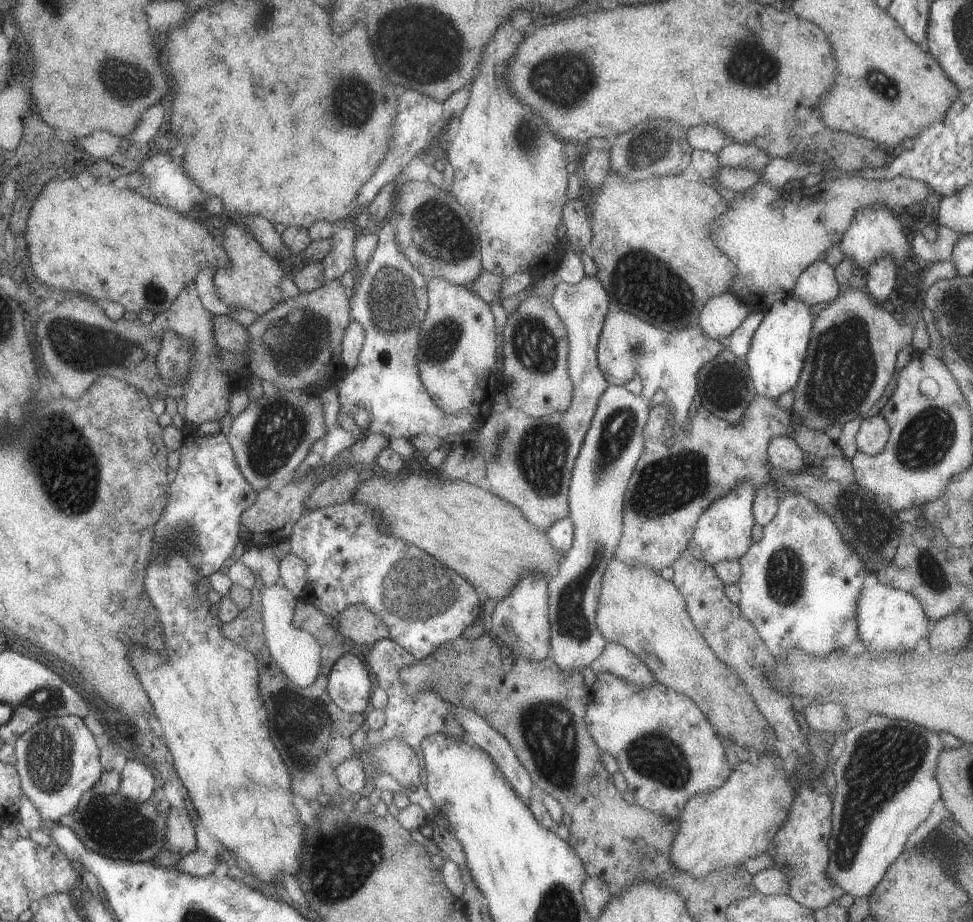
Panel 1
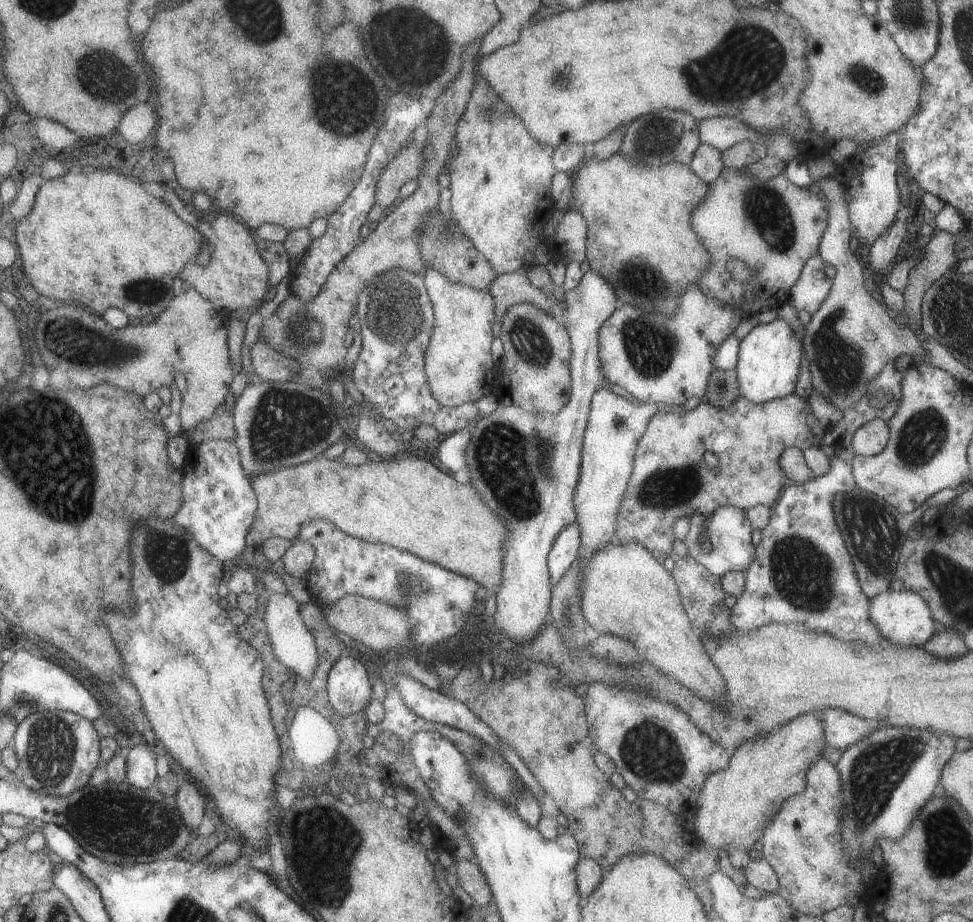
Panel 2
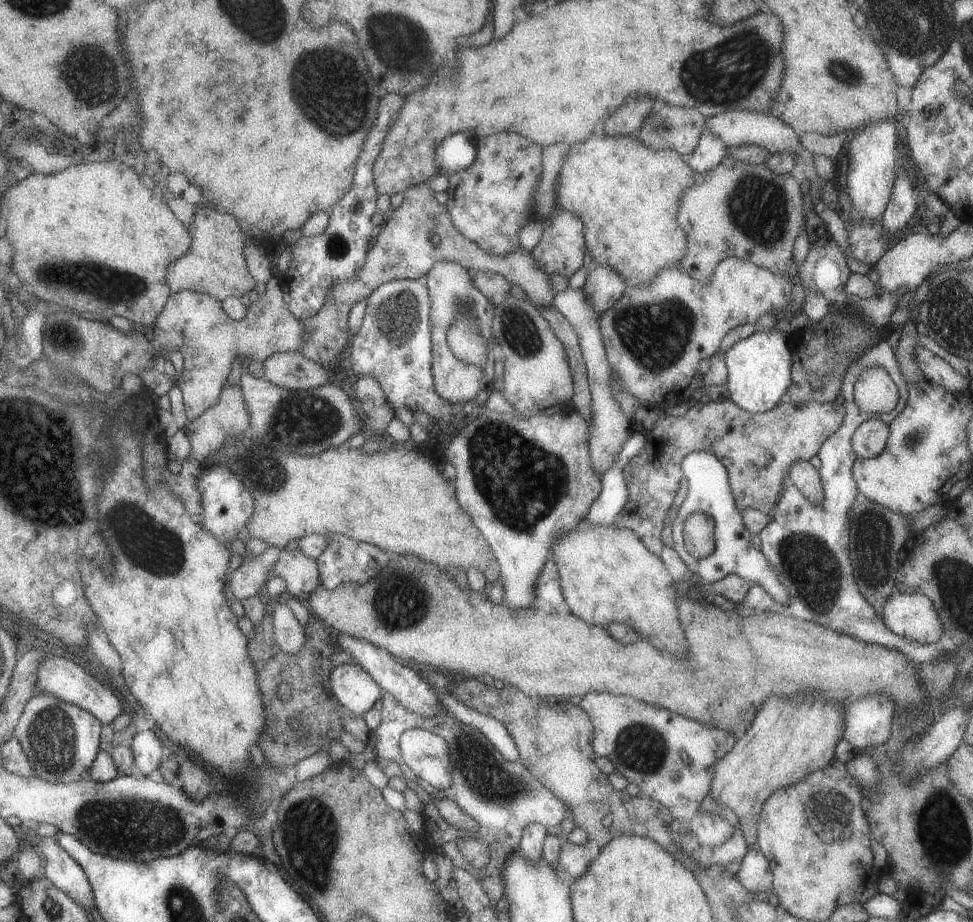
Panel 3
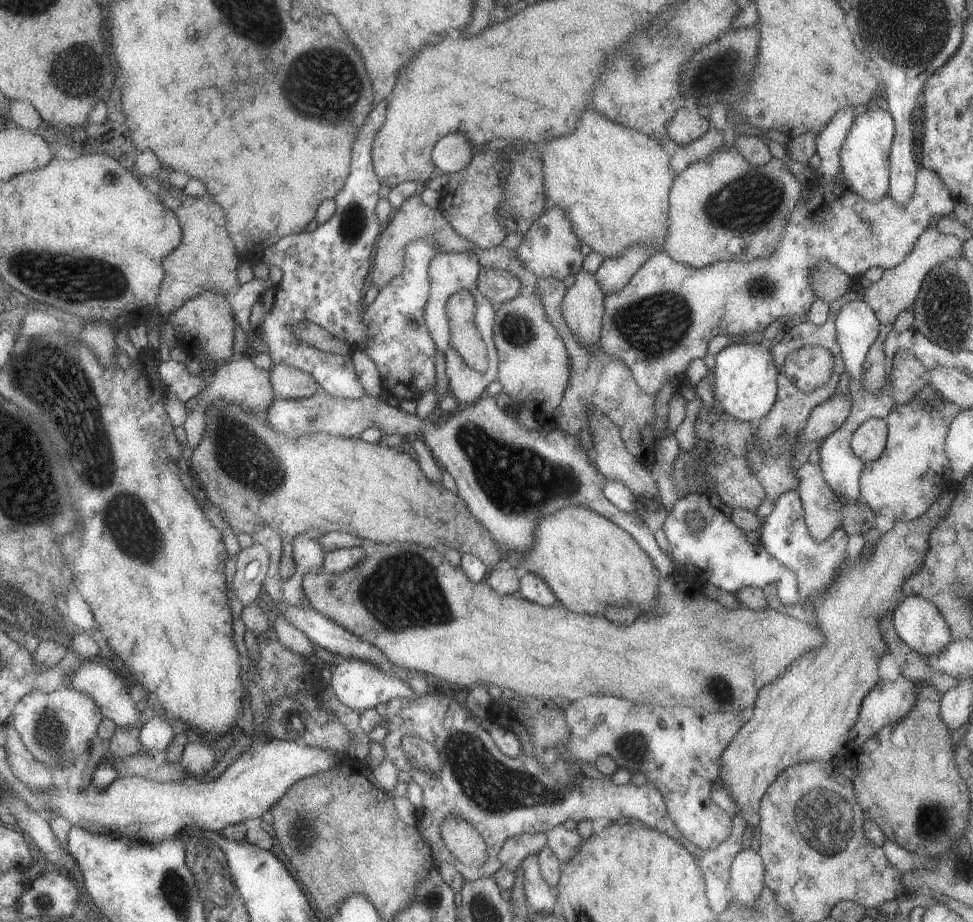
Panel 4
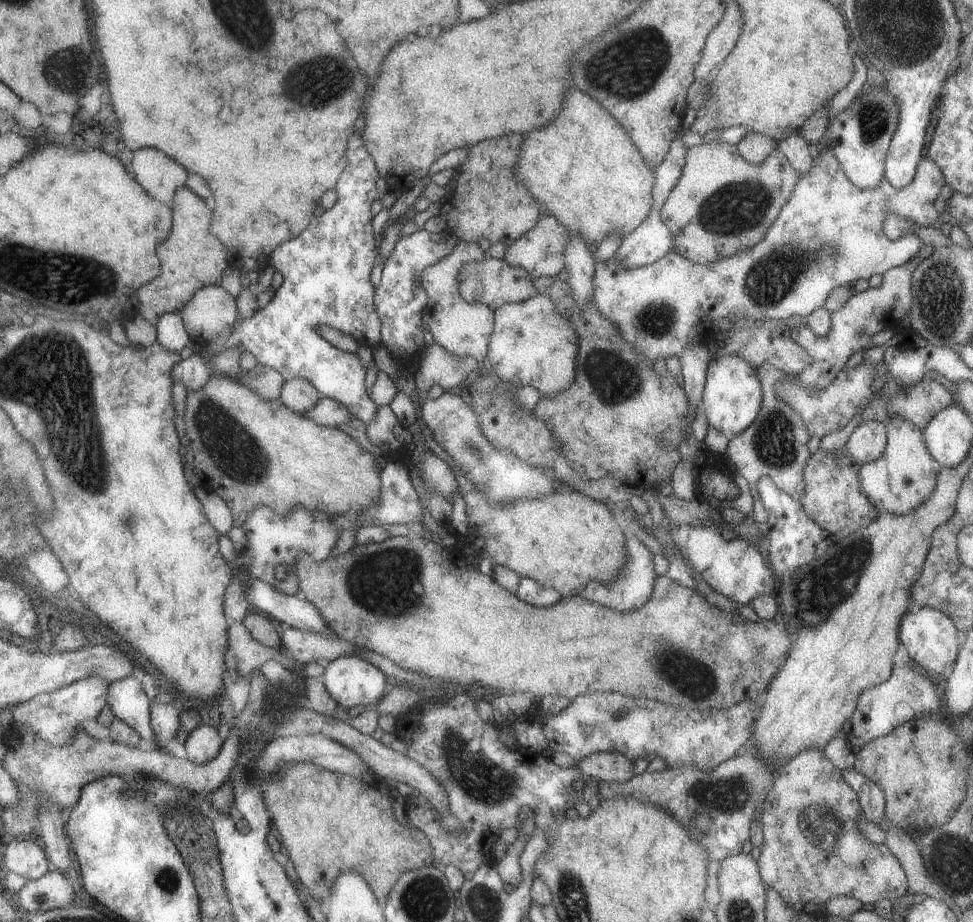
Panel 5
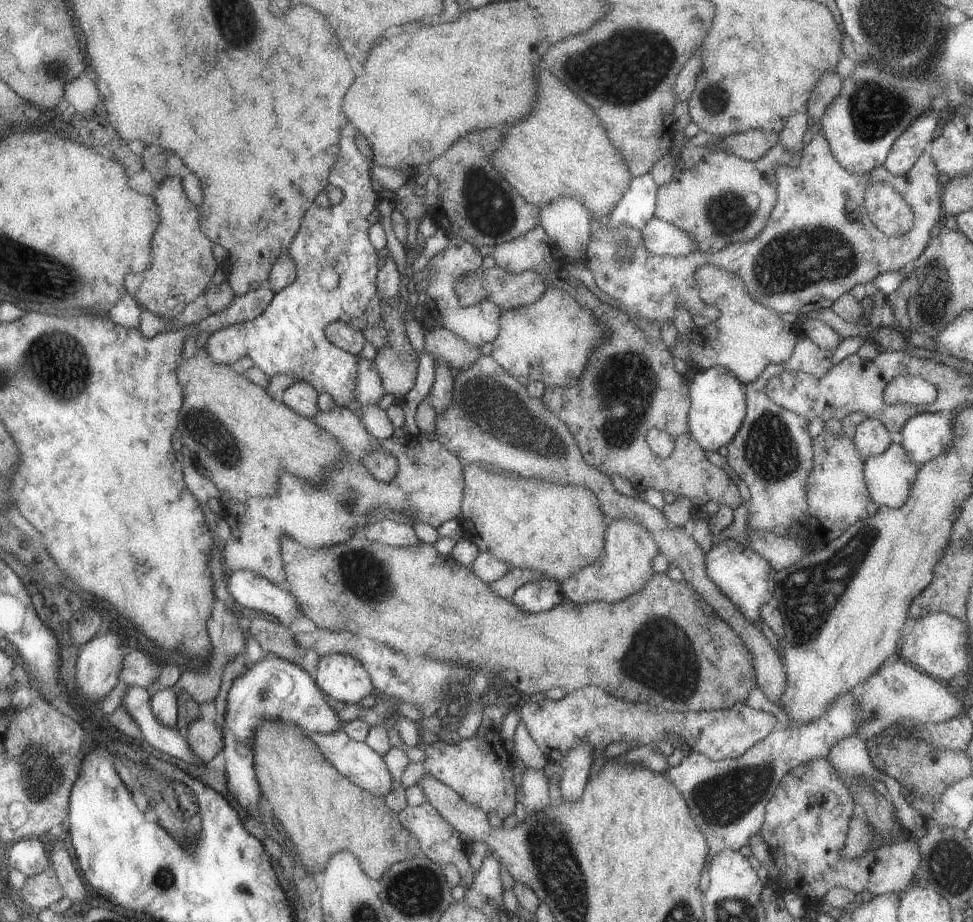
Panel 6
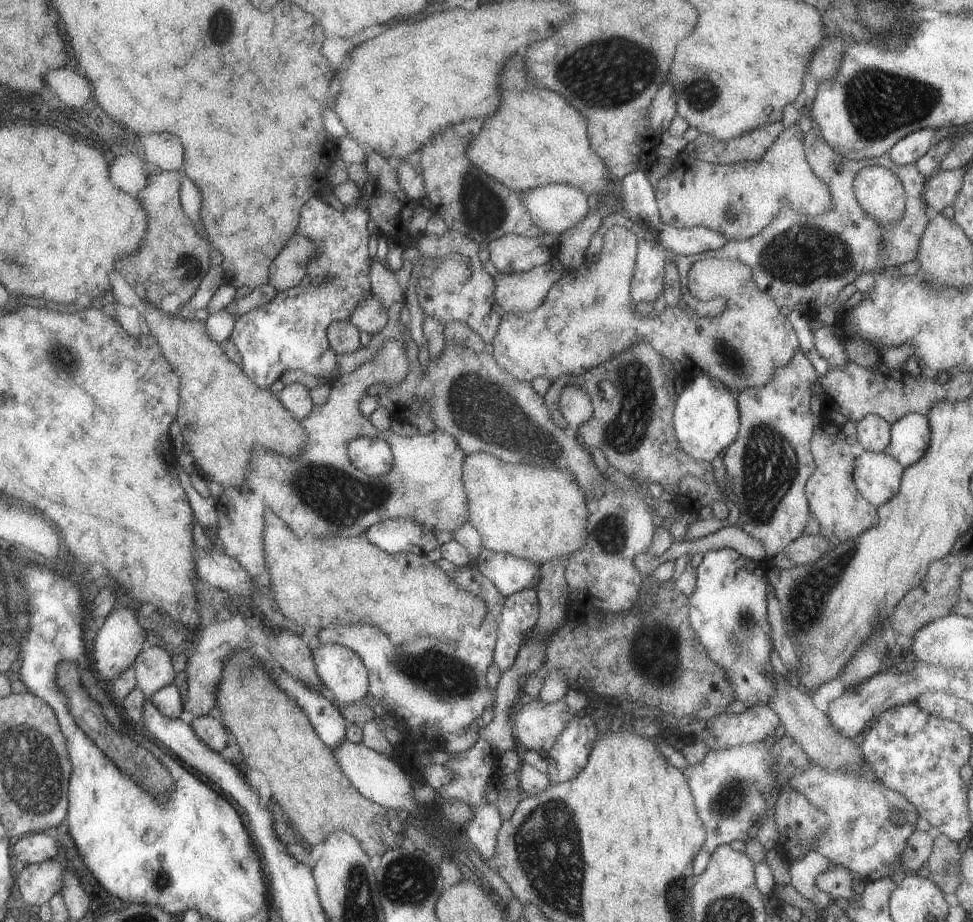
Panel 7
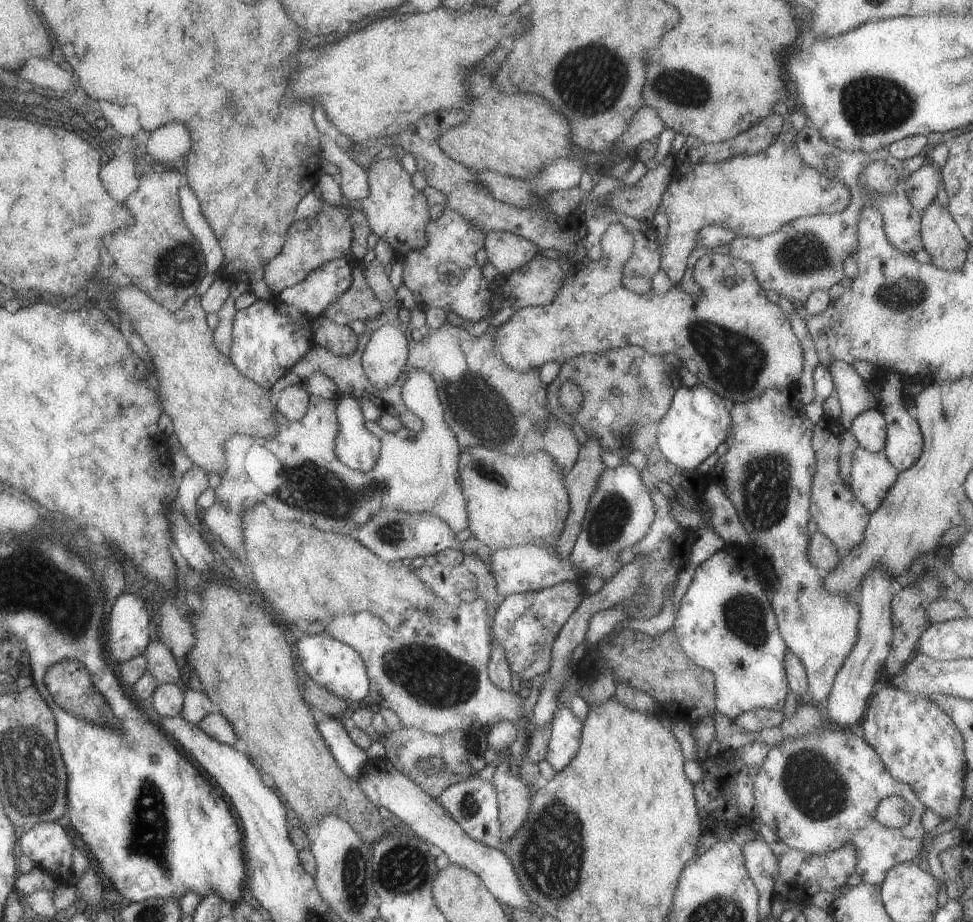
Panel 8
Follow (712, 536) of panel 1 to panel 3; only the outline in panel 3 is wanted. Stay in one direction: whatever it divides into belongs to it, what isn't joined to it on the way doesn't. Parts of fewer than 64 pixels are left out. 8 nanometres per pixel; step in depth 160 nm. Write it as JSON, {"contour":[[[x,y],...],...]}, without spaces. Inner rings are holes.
{"contour":[[[693,451],[686,454],[681,461],[682,476],[685,478],[684,494],[679,504],[672,510],[672,541],[673,550],[685,563],[691,574],[696,574],[702,582],[709,583],[721,580],[728,574],[748,580],[752,585],[759,585],[779,604],[786,605],[789,595],[780,584],[777,574],[768,563],[765,555],[749,541],[750,532],[744,527],[742,514],[736,509],[728,483],[726,468],[719,462],[716,455],[705,451]],[[691,513],[708,514],[714,520],[714,549],[702,559],[693,558],[684,547],[682,537],[684,520]]]}

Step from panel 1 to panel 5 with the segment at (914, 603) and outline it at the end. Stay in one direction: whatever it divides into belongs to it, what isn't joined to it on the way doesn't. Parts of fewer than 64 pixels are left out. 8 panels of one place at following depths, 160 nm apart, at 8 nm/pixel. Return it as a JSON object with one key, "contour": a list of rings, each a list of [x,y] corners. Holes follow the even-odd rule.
{"contour":[[[912,607],[904,612],[898,624],[898,642],[908,652],[909,658],[922,666],[926,671],[941,674],[943,667],[956,659],[957,644],[955,643],[957,629],[953,621],[940,610],[933,607]]]}

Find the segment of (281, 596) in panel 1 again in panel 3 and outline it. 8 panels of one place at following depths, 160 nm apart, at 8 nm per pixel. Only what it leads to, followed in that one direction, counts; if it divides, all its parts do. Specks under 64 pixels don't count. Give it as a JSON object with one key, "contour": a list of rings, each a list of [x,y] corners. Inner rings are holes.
{"contour":[[[283,598],[273,606],[270,615],[276,645],[288,655],[296,655],[307,642],[307,637],[299,621],[285,605]]]}

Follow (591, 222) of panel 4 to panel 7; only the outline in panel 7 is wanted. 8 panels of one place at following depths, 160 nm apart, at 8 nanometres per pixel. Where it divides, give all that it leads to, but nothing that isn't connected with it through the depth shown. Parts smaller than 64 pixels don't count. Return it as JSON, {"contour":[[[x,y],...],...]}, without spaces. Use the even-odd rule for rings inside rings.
{"contour":[[[513,56],[505,64],[499,84],[501,84],[501,106],[498,106],[490,117],[485,118],[482,129],[466,148],[466,157],[474,167],[497,179],[499,183],[517,194],[553,183],[574,186],[582,190],[586,197],[589,194],[602,197],[615,188],[615,182],[611,182],[607,177],[609,172],[607,172],[608,168],[605,163],[597,156],[597,153],[592,151],[584,116],[558,92],[535,88],[535,85],[529,82],[529,76],[525,74],[521,56]]]}

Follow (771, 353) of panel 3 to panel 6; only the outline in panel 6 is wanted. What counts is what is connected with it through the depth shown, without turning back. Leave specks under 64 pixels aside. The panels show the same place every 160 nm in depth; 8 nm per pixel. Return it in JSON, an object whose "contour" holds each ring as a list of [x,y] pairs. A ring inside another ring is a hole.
{"contour":[[[712,366],[697,371],[692,376],[688,384],[690,394],[688,429],[703,452],[716,451],[720,446],[726,446],[737,434],[746,413],[744,386],[732,372],[723,367]]]}

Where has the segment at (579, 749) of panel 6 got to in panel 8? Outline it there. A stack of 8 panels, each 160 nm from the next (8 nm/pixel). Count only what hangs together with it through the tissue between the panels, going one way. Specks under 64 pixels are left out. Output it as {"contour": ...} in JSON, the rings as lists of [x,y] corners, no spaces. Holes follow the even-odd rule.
{"contour":[[[559,708],[552,714],[552,718],[544,760],[555,772],[561,772],[579,748],[583,721],[577,719],[568,708]]]}

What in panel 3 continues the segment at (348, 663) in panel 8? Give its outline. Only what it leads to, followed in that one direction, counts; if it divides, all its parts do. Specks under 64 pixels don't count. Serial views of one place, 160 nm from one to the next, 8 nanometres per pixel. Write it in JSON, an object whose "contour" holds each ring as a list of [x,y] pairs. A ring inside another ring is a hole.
{"contour":[[[339,664],[330,670],[330,691],[337,704],[362,716],[383,693],[382,688],[357,664]],[[445,689],[438,691],[438,700],[444,706],[444,710],[451,713],[457,722],[462,722],[479,730],[506,761],[515,763],[520,760],[511,735],[498,720],[467,708]]]}

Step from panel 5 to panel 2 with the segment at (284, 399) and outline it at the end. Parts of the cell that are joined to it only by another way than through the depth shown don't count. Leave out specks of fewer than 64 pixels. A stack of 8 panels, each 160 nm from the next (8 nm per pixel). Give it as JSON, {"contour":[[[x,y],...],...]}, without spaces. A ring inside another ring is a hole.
{"contour":[[[260,339],[251,344],[250,353],[252,367],[260,380],[288,381],[299,370],[299,364],[295,360],[281,356],[267,342]]]}

